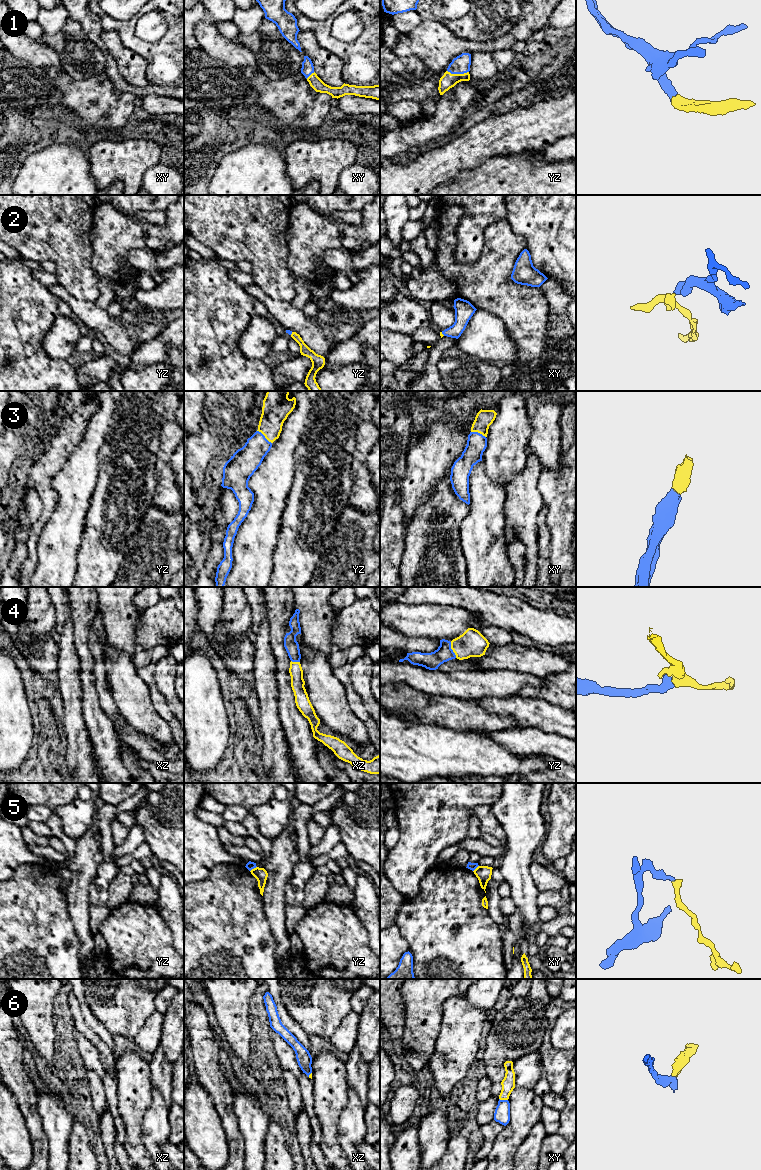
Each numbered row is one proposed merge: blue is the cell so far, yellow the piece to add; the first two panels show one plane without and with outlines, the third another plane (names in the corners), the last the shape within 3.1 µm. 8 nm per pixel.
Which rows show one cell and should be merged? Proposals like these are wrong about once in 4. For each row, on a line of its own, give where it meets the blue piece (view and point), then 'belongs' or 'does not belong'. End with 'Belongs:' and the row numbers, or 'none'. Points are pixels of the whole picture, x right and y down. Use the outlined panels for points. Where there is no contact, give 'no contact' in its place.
1: contact yz (458, 73); belongs
2: contact xy (443, 334); belongs
3: contact yz (264, 436); belongs
4: contact yz (452, 650); belongs
5: contact yz (253, 868); does not belong
6: contact xy (503, 1100); does not belong
Belongs: 1, 2, 3, 4

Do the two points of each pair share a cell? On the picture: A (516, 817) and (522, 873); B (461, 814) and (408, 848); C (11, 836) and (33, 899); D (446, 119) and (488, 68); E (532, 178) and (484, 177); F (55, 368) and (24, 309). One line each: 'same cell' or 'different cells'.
A: same cell
B: same cell
C: different cells
D: different cells
E: same cell
F: same cell

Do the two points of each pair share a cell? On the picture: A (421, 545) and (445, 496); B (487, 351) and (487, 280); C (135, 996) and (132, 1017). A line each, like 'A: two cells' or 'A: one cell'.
A: one cell
B: two cells
C: one cell

